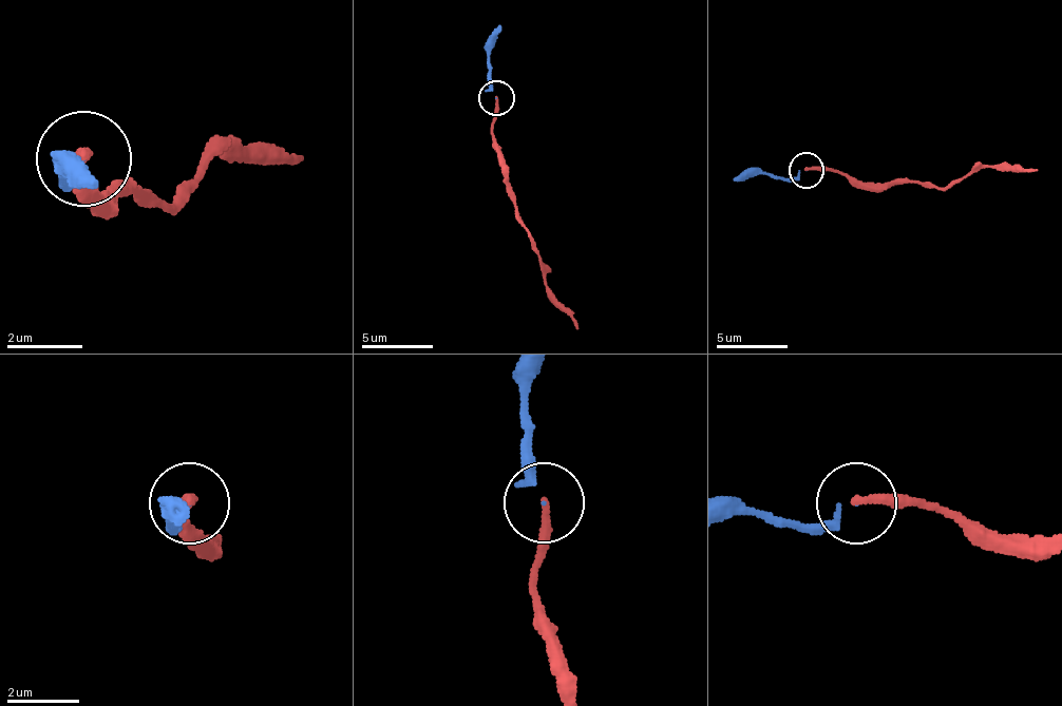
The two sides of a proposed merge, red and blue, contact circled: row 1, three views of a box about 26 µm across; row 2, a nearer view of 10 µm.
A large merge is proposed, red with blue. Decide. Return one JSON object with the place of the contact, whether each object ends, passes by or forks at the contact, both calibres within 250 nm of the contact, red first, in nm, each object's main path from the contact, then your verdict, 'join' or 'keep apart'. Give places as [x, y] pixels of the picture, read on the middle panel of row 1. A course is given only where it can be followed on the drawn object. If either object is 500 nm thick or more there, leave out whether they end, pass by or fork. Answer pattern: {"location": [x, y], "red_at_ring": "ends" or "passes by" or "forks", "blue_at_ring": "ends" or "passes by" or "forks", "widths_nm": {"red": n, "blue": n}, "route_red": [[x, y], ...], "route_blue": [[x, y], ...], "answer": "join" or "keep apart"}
{"location": [496, 98], "red_at_ring": "ends", "blue_at_ring": "passes by", "widths_nm": {"red": 240, "blue": 70}, "route_red": [[497, 97], [493, 139], [500, 150], [514, 217], [529, 235], [547, 274], [547, 292], [579, 328]], "route_blue": [[497, 97], [490, 76], [490, 36], [500, 25]], "answer": "join"}

